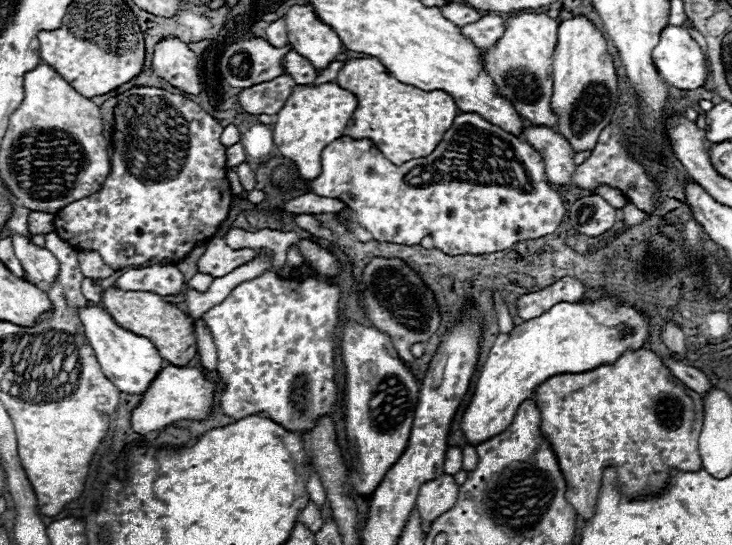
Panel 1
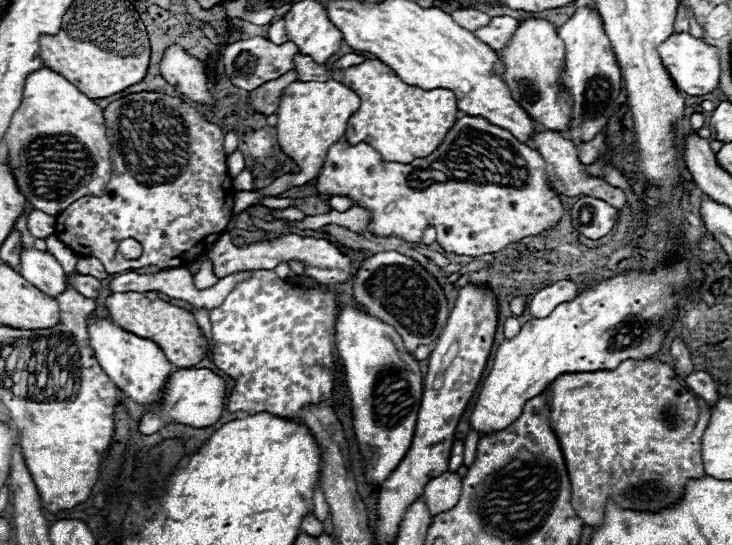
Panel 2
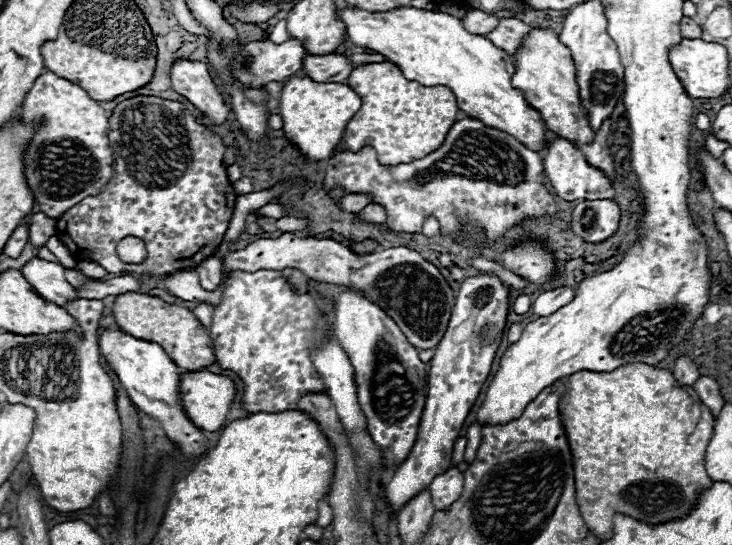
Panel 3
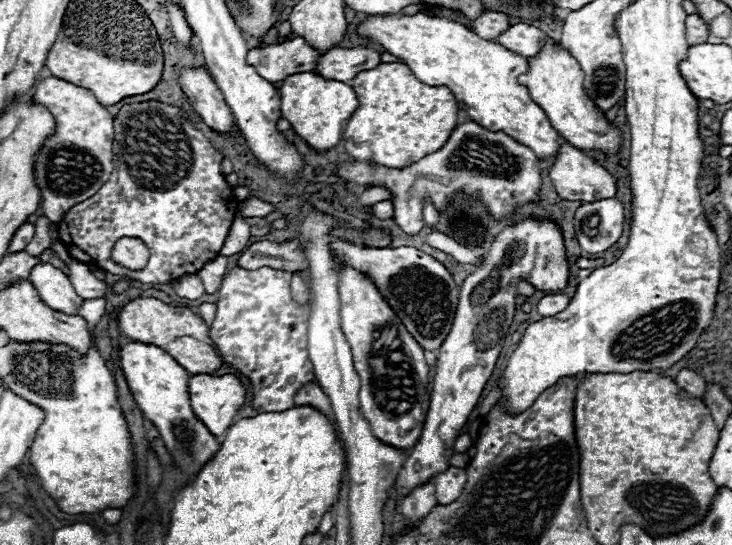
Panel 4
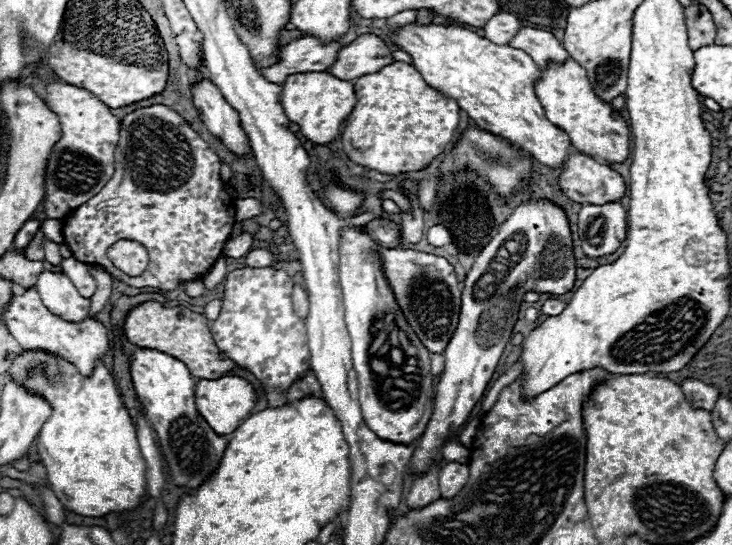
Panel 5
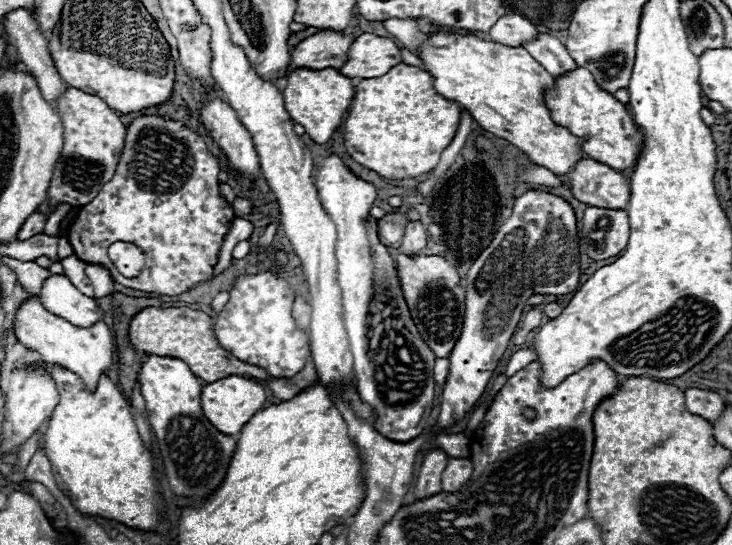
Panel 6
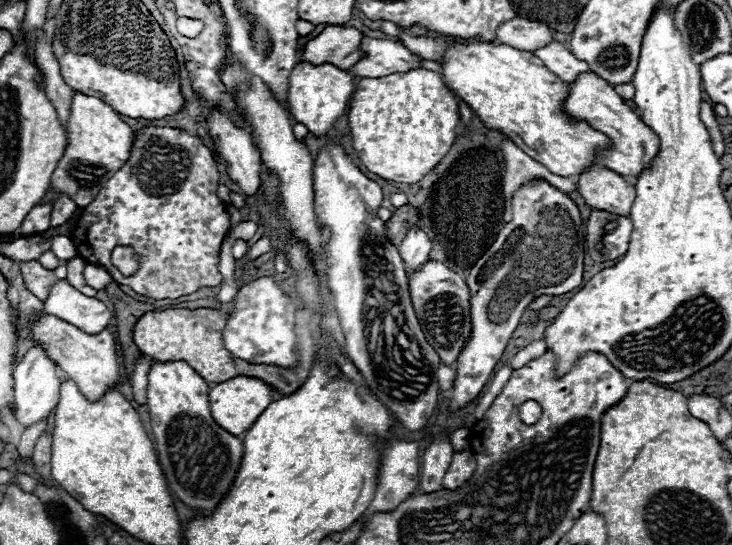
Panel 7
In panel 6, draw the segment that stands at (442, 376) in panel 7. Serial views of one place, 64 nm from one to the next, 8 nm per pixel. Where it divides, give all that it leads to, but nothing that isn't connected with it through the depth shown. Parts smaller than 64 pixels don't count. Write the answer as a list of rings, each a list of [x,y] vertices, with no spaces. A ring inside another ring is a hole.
[[[436,358],[434,364],[434,380],[440,386],[445,384],[449,372],[449,362],[445,358]]]

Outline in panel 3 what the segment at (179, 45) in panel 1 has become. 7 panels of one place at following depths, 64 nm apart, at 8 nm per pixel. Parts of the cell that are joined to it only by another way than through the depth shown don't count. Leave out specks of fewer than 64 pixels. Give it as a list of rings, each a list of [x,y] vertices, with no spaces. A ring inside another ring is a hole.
[[[176,60],[170,68],[172,88],[186,96],[198,110],[202,110],[214,124],[222,124],[228,114],[220,92],[216,90],[206,64],[192,60]]]

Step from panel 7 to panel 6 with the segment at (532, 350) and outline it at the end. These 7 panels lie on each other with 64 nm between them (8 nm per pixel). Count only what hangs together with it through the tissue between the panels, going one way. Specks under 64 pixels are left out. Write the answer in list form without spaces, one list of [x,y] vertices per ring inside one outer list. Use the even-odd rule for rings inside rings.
[[[526,348],[526,350],[520,350],[520,352],[516,352],[512,358],[510,358],[510,362],[508,362],[508,368],[506,368],[506,378],[512,378],[516,372],[520,372],[522,368],[526,368],[530,362],[532,362],[532,358],[534,358],[534,352],[532,352],[532,348]]]

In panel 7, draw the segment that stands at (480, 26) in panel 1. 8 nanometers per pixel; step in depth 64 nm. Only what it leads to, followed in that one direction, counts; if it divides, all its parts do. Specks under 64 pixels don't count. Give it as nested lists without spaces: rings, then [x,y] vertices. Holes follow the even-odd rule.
[[[550,42],[544,48],[534,50],[534,56],[538,56],[544,66],[560,76],[564,82],[572,82],[580,72],[590,72],[588,64],[574,58],[570,50],[566,50],[560,42]]]

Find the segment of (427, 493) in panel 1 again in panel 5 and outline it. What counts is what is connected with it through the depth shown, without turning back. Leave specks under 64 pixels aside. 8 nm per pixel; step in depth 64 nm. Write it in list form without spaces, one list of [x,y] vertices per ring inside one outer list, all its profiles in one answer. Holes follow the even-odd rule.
[[[446,462],[440,468],[438,474],[438,488],[440,488],[440,496],[442,498],[454,498],[462,486],[468,482],[468,466],[466,464],[458,464],[458,462]]]

